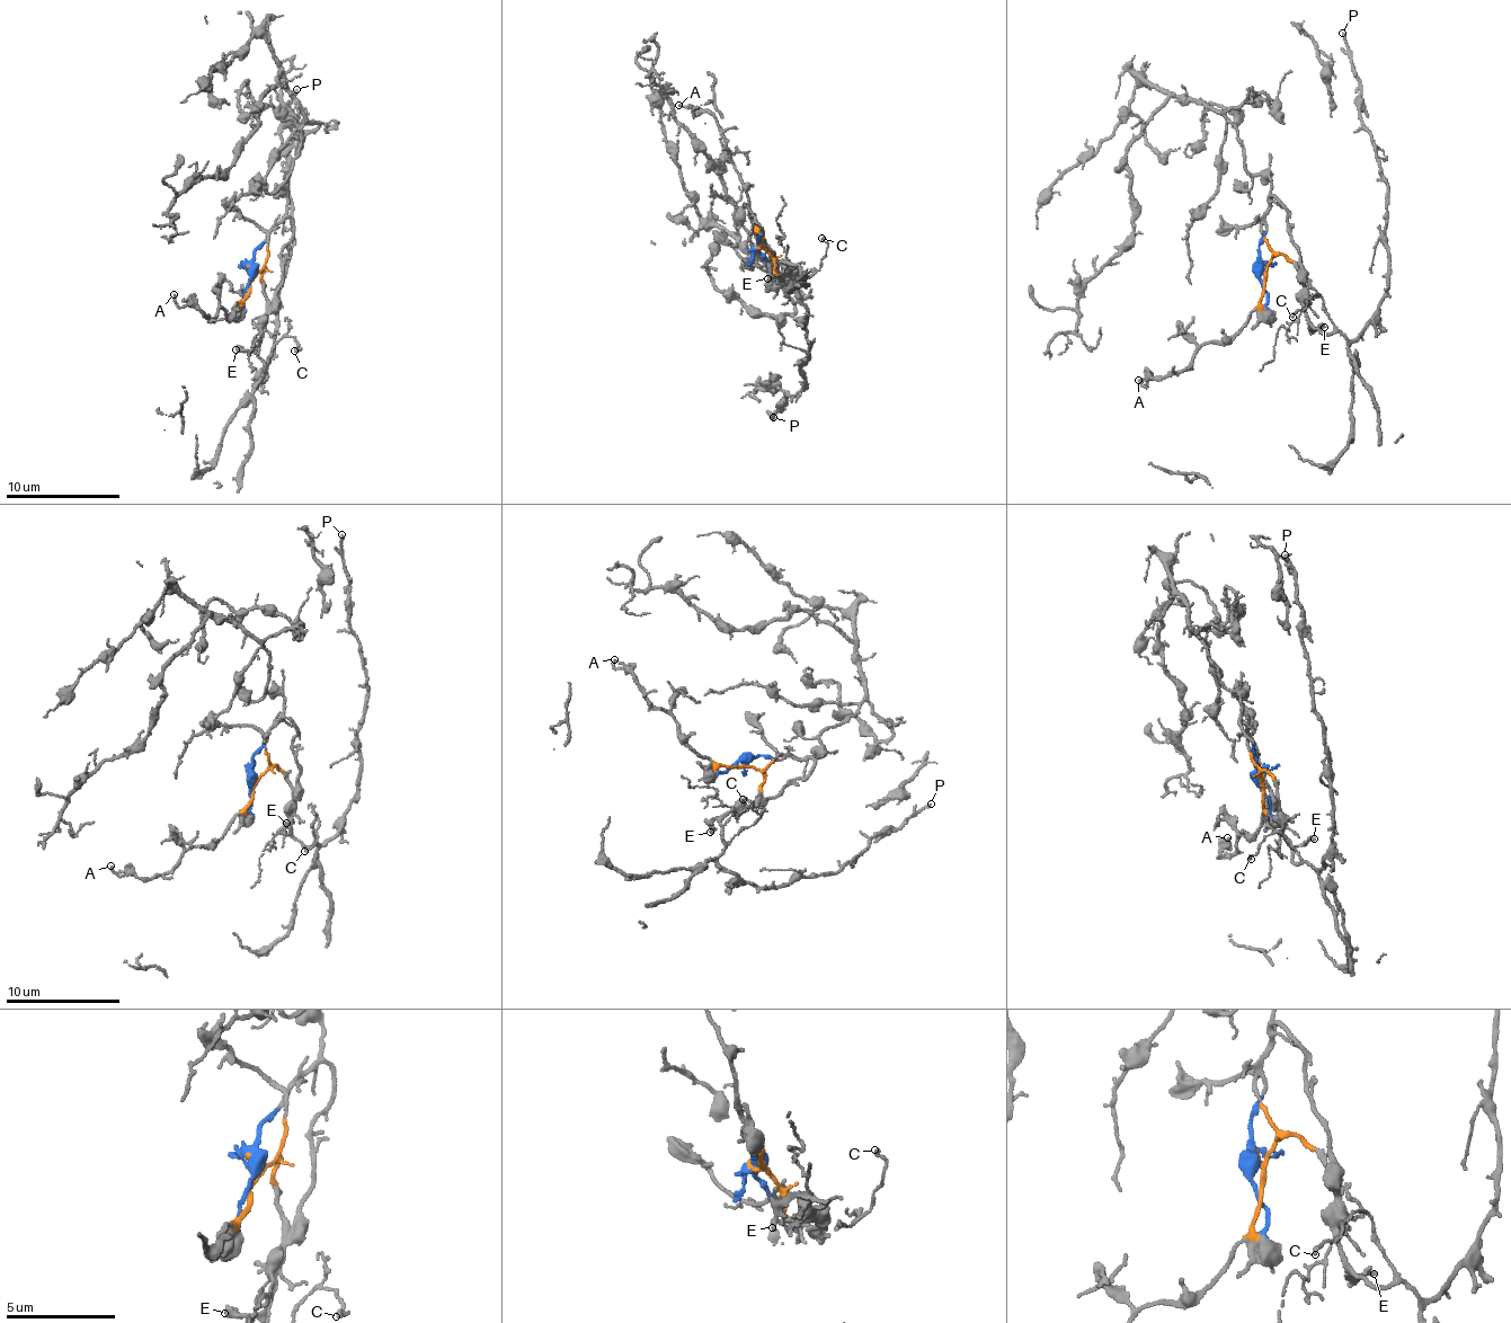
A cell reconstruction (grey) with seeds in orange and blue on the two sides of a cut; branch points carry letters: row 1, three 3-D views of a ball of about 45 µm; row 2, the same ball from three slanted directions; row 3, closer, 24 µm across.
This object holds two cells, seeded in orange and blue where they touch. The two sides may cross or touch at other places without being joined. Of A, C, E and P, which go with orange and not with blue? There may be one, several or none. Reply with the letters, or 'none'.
A, C, E, P

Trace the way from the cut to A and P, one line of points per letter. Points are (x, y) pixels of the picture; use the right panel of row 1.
A: (1263, 272), (1263, 294), (1236, 334), (1205, 343), (1182, 371), (1174, 371), (1154, 379), (1147, 388), (1137, 379)
P: (1263, 272), (1277, 255), (1291, 263), (1308, 321), (1349, 340), (1386, 291), (1387, 180), (1342, 32)

